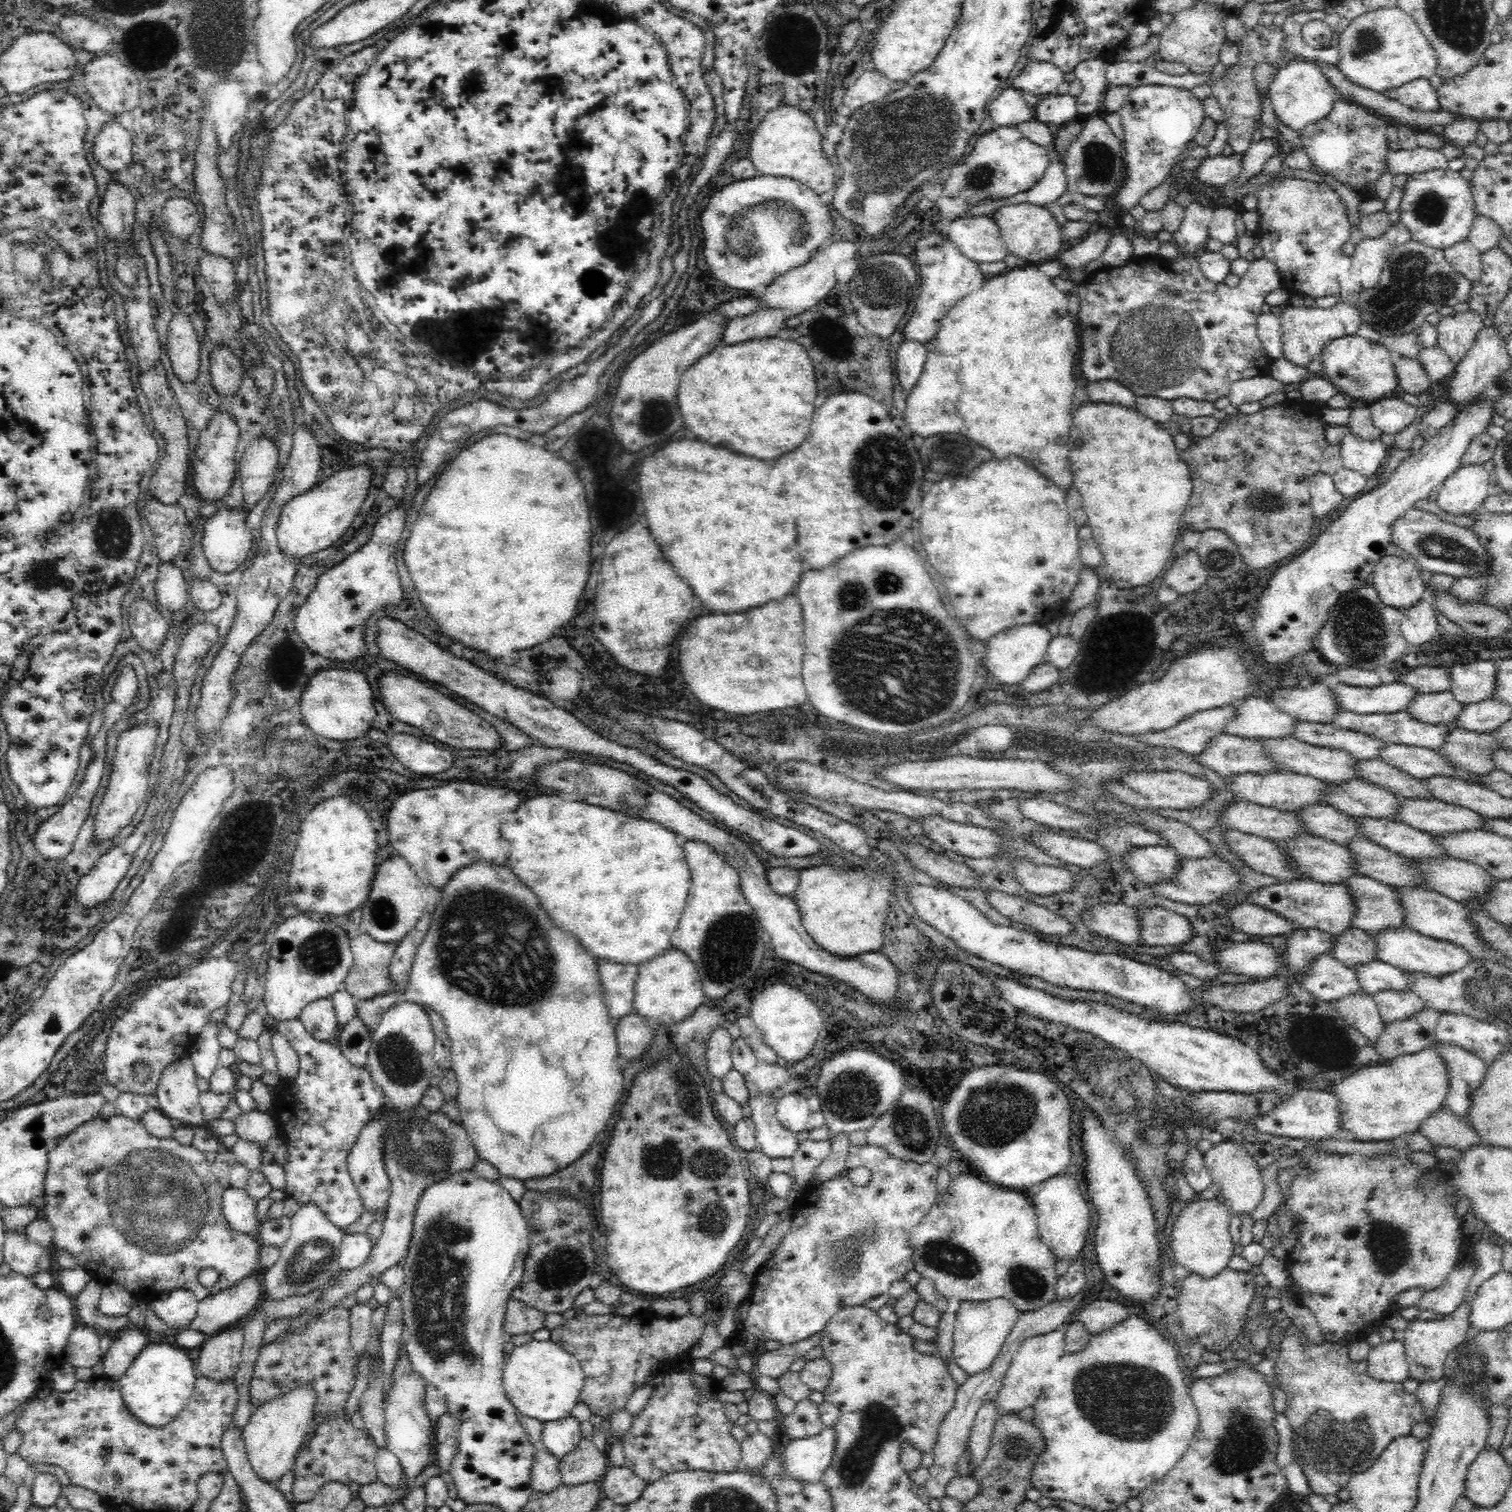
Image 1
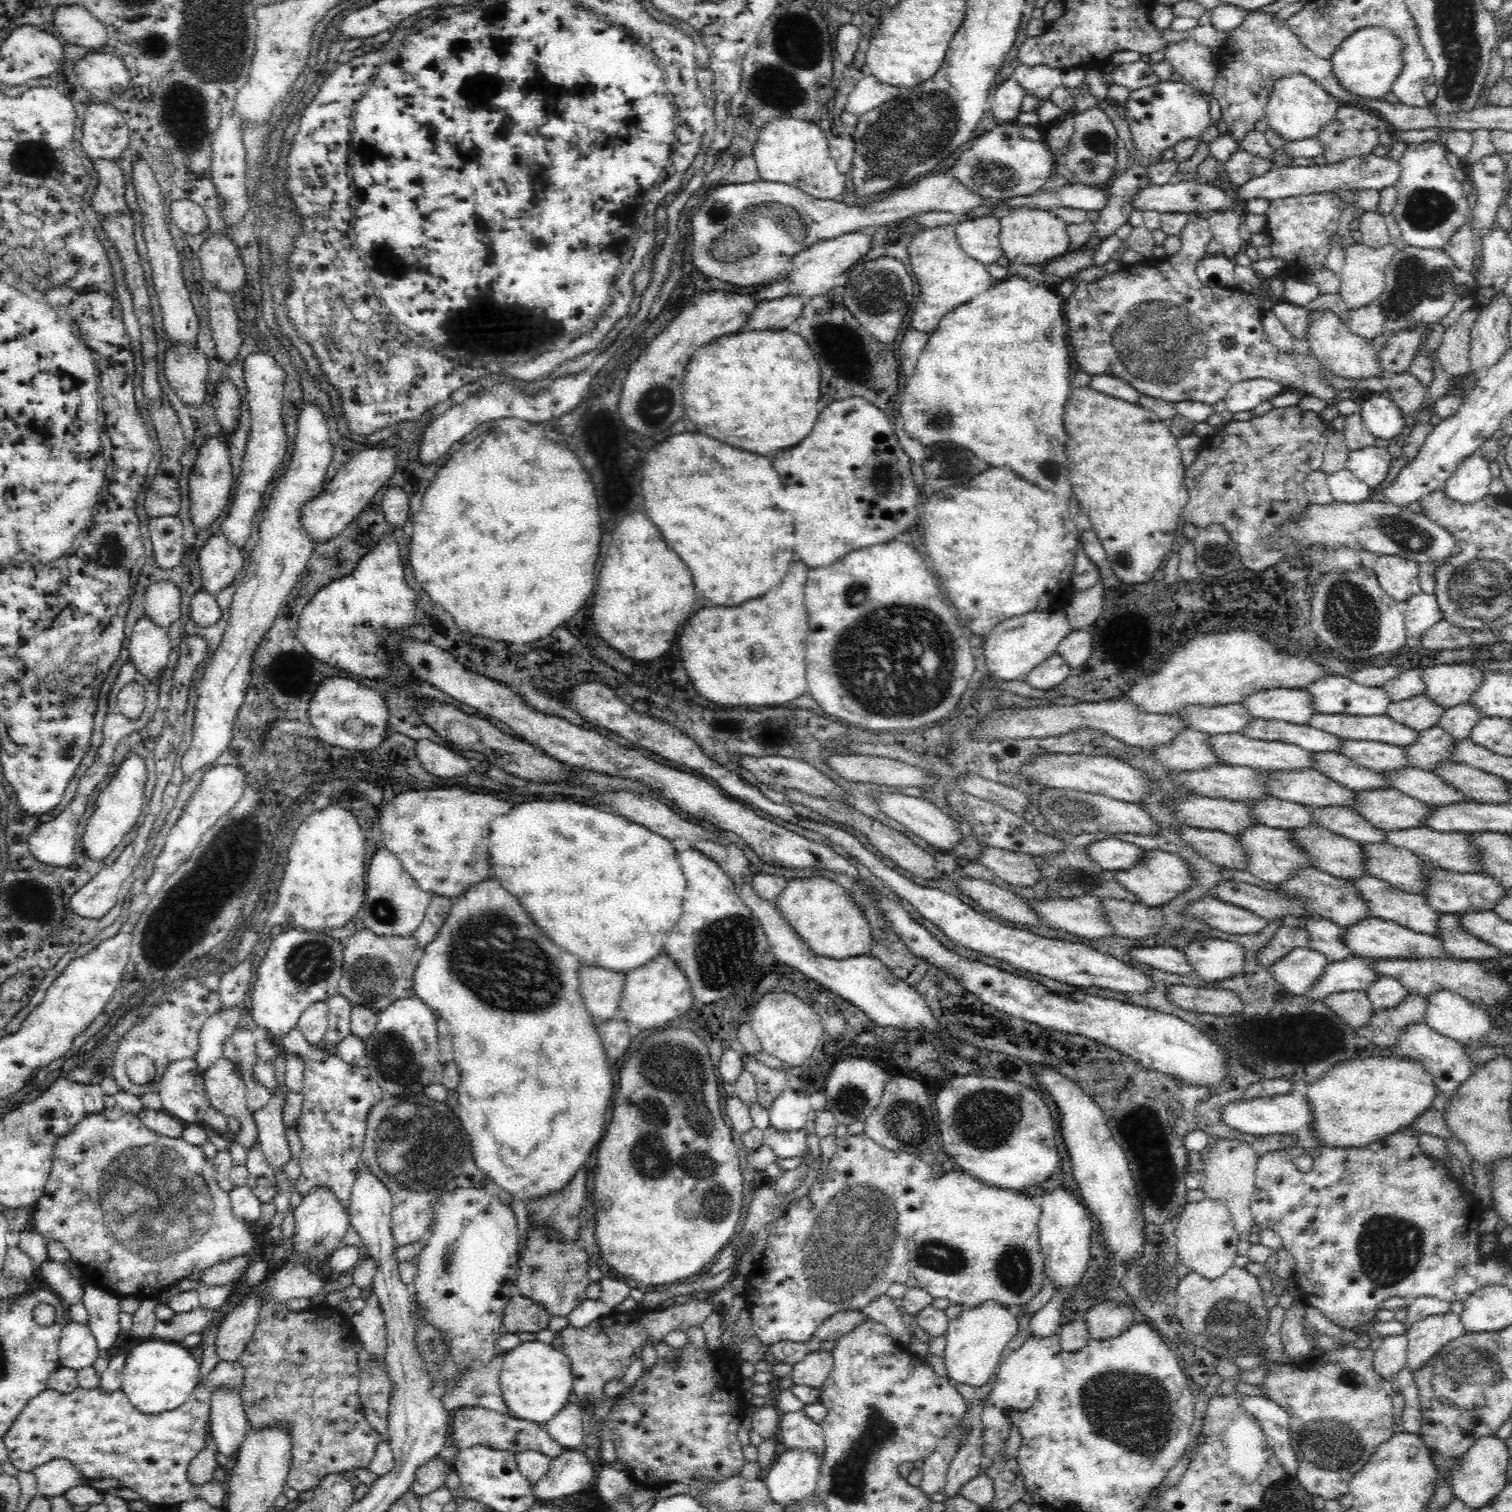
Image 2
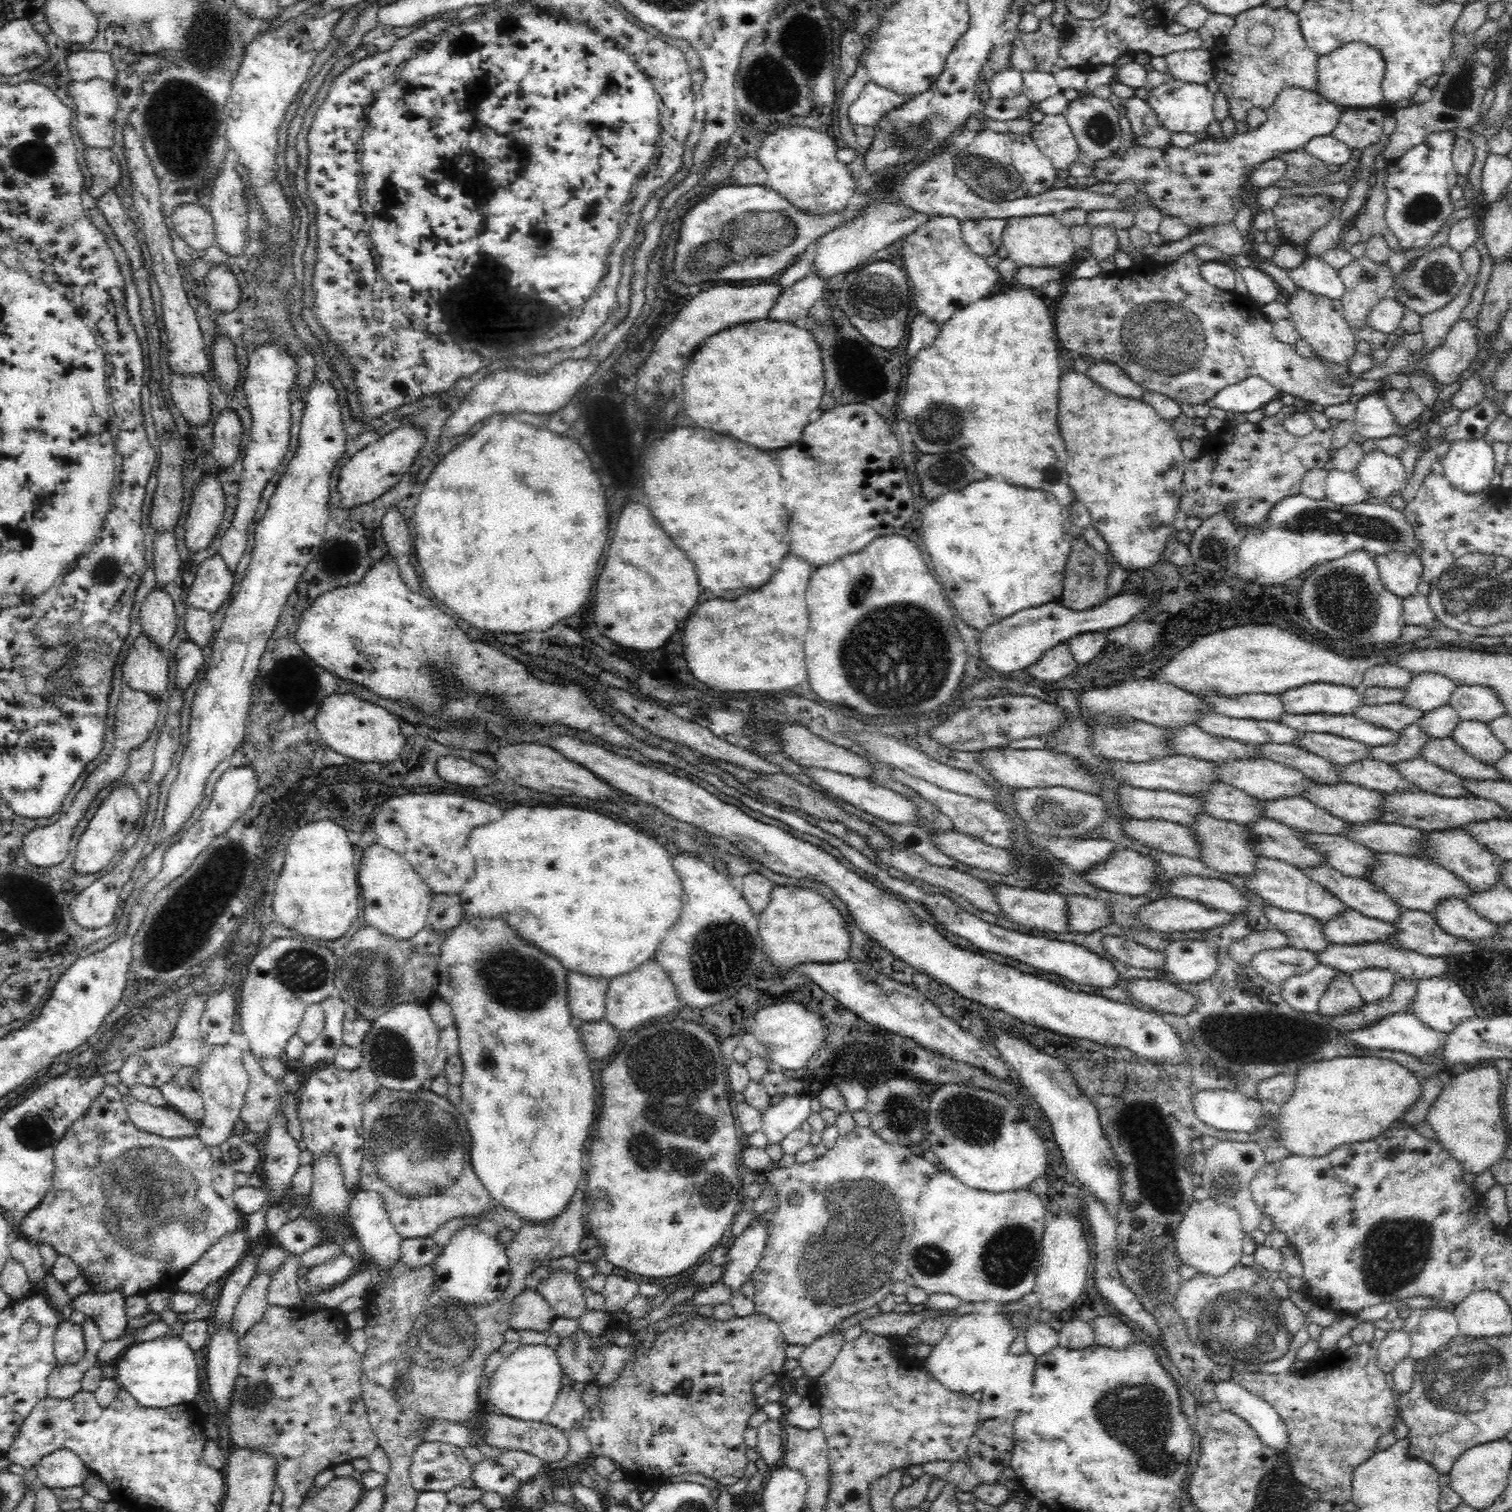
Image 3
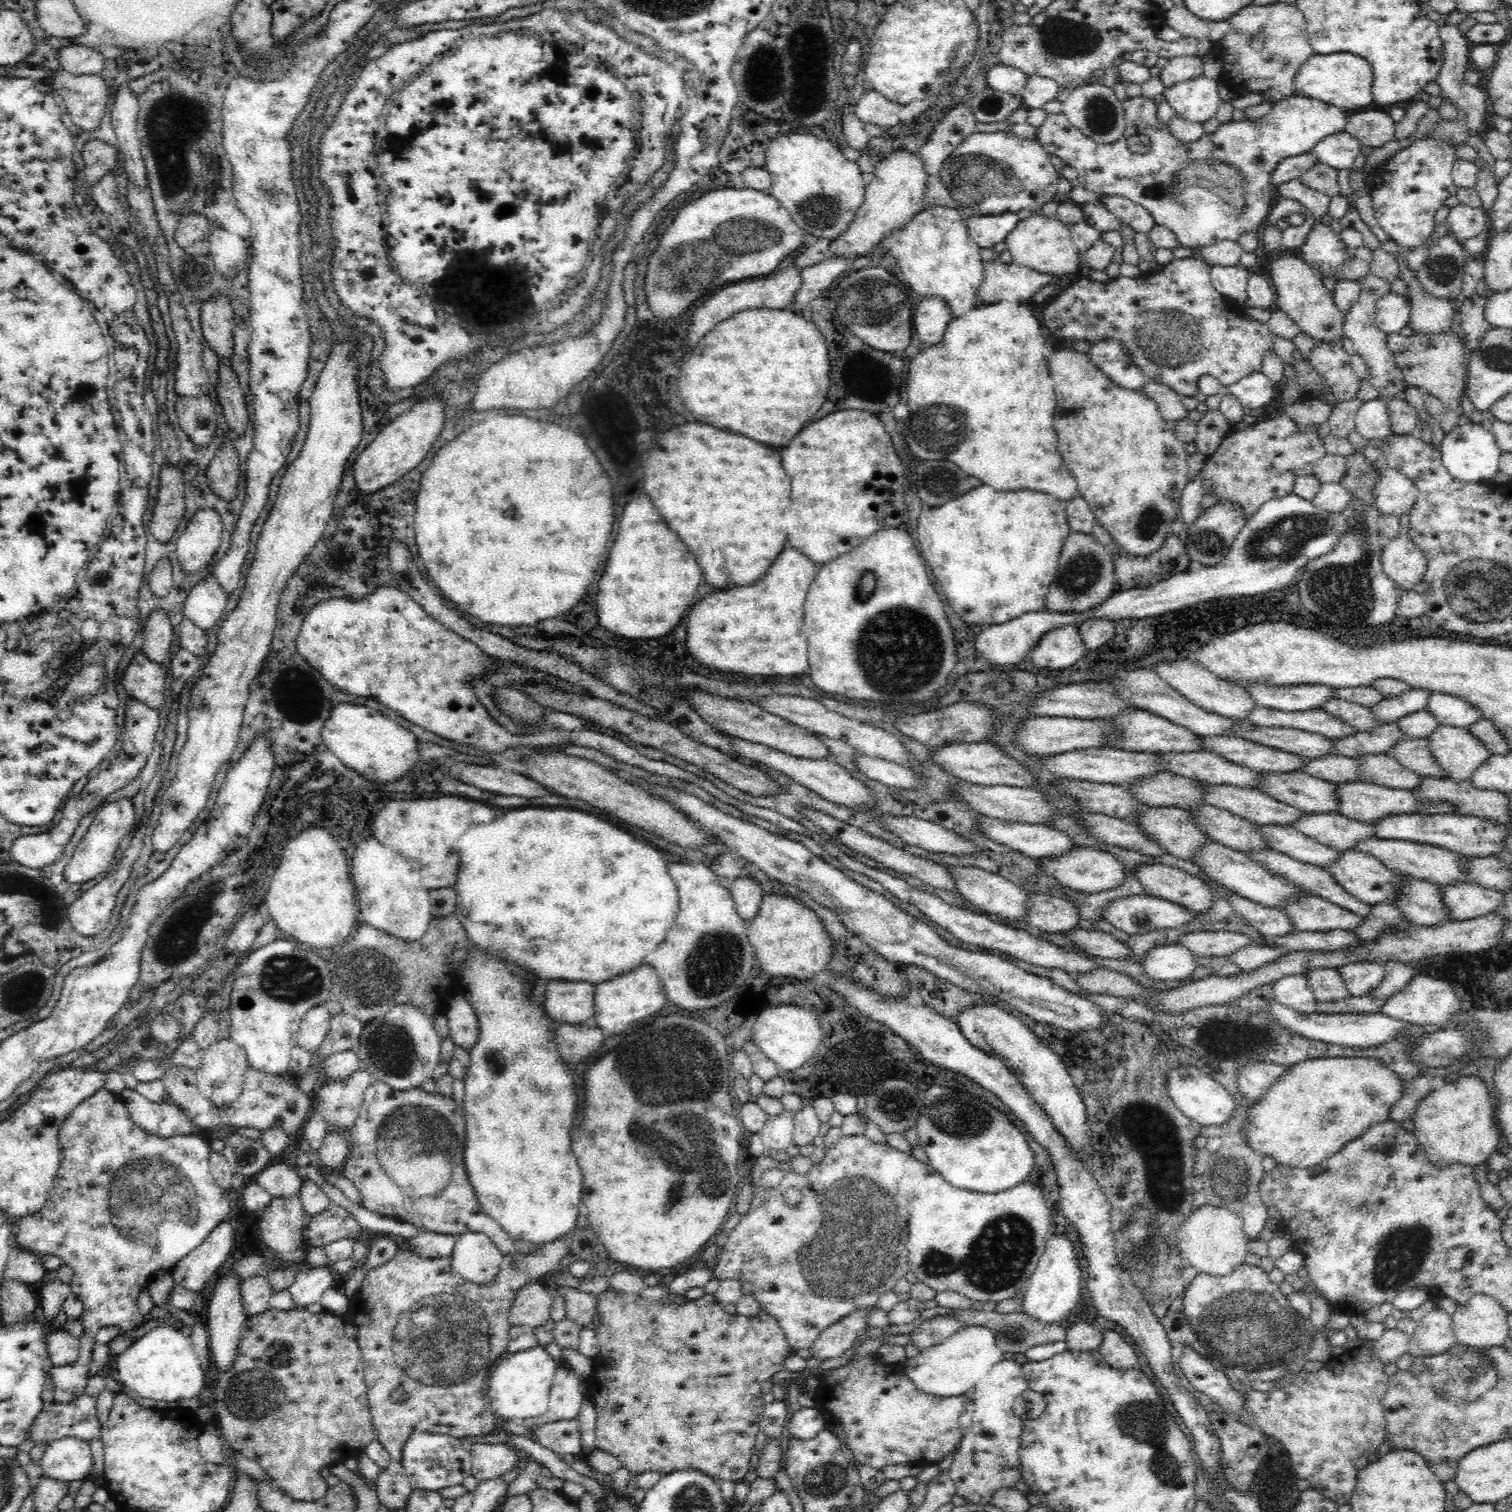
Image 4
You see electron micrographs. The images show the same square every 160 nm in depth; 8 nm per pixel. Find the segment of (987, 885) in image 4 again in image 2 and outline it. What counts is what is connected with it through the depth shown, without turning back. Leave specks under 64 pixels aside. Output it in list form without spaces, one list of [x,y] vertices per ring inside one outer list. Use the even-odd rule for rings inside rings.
[[[1094,895],[1072,898],[1024,899],[1028,907],[1038,915],[1040,923],[1051,929],[1063,930],[1075,939],[1098,939],[1113,936],[1112,927],[1104,921],[1098,897]]]

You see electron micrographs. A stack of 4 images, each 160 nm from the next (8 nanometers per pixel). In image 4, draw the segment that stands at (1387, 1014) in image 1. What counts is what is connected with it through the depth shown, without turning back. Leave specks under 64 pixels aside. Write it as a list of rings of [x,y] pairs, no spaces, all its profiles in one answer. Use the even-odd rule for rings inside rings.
[[[1364,961],[1363,963],[1348,963],[1336,968],[1340,973],[1350,997],[1364,996],[1368,990],[1376,988],[1384,976],[1382,963]]]

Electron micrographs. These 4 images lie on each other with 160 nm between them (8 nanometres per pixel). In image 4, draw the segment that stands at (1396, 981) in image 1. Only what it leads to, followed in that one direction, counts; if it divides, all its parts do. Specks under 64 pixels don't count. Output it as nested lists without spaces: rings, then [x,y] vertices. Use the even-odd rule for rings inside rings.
[[[1304,975],[1285,976],[1271,985],[1273,998],[1280,1004],[1298,1012],[1316,1011],[1316,1005],[1314,1005],[1316,1000]]]

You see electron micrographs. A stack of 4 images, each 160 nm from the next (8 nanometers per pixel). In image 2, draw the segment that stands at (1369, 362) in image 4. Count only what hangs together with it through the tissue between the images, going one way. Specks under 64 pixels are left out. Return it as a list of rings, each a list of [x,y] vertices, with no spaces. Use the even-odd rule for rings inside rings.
[[[1362,242],[1352,243],[1345,248],[1345,264],[1338,271],[1341,282],[1339,293],[1350,311],[1368,306],[1384,292],[1385,270],[1396,251],[1396,247],[1390,243],[1379,249],[1370,248]]]

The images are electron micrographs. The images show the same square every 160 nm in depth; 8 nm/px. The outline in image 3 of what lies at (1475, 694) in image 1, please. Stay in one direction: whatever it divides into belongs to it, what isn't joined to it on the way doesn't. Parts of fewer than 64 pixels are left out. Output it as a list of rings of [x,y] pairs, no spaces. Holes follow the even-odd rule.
[[[1436,673],[1413,676],[1400,698],[1400,705],[1408,706],[1423,713],[1446,705],[1450,692],[1456,688],[1454,681]]]

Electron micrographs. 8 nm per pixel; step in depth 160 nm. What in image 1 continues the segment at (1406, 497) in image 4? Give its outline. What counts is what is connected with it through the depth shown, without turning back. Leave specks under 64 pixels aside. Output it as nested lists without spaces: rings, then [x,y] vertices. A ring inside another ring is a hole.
[[[1349,432],[1339,443],[1342,450],[1343,468],[1359,472],[1367,479],[1379,474],[1381,464],[1389,450],[1380,439],[1359,439]]]

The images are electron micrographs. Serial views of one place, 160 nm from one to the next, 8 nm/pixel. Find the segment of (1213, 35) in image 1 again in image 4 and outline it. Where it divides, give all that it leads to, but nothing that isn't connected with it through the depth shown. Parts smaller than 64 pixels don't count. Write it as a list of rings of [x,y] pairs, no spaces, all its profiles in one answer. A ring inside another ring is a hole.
[[[1184,55],[1168,59],[1168,63],[1161,68],[1158,77],[1162,81],[1164,89],[1167,89],[1179,82],[1192,80],[1192,78],[1198,78],[1202,75],[1200,56]]]

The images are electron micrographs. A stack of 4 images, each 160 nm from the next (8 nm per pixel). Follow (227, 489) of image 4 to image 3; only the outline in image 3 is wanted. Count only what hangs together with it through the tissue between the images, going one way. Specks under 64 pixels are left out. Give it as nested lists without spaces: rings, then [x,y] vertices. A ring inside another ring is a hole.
[[[224,409],[216,419],[213,428],[212,458],[214,466],[219,470],[226,470],[234,466],[240,452],[242,442],[242,423],[237,411]]]

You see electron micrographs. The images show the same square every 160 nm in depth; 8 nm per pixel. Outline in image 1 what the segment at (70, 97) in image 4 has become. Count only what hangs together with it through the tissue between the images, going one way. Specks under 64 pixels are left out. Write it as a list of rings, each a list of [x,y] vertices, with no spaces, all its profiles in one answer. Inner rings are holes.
[[[105,122],[94,134],[92,156],[111,173],[120,172],[132,160],[132,140],[126,128],[116,122]]]

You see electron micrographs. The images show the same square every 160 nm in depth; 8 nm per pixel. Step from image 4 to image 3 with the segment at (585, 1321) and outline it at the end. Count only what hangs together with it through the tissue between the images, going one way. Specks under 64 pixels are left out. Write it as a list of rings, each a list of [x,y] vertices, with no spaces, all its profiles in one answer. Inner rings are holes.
[[[556,1272],[536,1284],[536,1291],[548,1301],[557,1319],[580,1320],[587,1312],[583,1288],[578,1284],[578,1276]]]

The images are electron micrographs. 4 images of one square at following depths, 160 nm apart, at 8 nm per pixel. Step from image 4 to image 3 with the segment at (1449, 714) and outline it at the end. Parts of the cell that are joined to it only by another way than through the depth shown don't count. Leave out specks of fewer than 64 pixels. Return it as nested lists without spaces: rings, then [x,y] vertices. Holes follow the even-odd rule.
[[[1485,686],[1456,687],[1450,692],[1446,705],[1454,708],[1460,721],[1488,723],[1507,714],[1495,691]]]

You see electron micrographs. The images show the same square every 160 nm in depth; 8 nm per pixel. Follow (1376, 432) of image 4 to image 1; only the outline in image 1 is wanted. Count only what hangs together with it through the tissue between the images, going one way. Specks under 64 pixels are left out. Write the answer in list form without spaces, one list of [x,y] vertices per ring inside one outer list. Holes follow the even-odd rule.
[[[1395,397],[1368,404],[1374,427],[1384,434],[1402,432],[1414,420],[1416,407]]]

